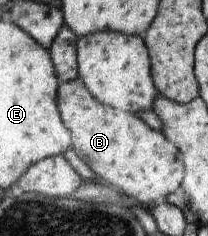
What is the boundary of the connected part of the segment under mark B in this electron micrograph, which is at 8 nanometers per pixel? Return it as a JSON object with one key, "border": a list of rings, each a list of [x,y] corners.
{"border":[[[81,77],[61,84],[60,116],[73,130],[73,150],[95,172],[96,180],[112,185],[141,205],[161,202],[181,186],[185,166],[177,146],[137,115],[109,107],[91,96]]]}

